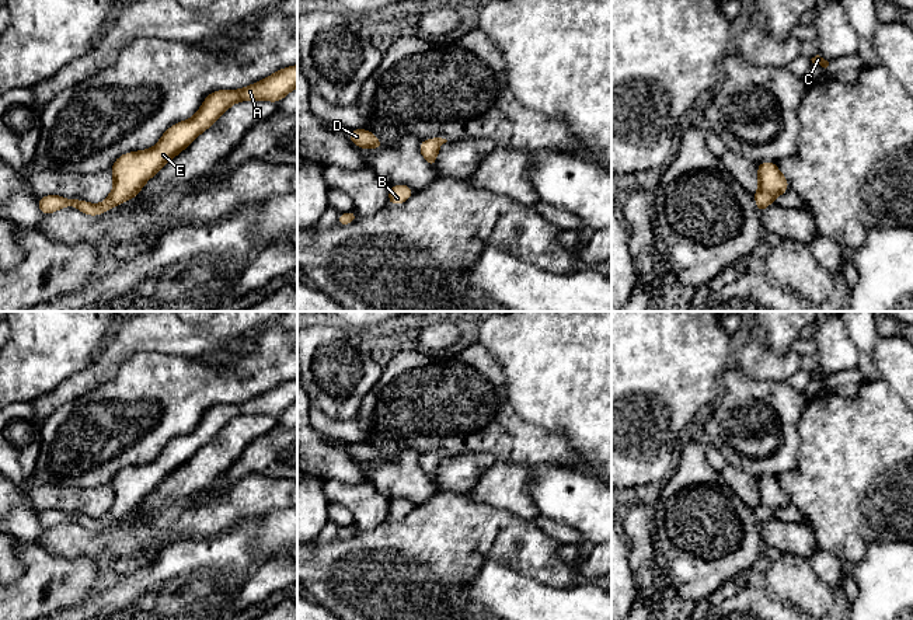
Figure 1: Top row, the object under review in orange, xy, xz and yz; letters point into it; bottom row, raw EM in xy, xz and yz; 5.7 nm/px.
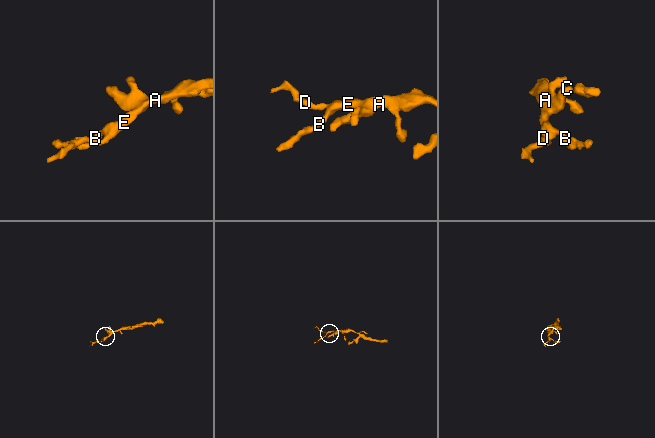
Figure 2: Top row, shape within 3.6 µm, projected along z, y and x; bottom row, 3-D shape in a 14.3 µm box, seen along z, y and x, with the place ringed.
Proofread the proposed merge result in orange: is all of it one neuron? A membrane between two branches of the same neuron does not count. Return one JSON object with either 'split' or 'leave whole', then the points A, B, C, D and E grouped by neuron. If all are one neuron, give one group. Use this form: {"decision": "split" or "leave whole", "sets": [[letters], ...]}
{"decision": "leave whole", "sets": [["A", "B", "C", "D", "E"]]}

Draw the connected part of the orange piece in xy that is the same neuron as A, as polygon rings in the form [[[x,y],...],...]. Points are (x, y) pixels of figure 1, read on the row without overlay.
[[[297,379],[280,383],[269,391],[240,404],[213,405],[191,433],[170,440],[154,461],[125,467],[114,476],[111,480],[114,502],[104,516],[93,519],[83,513],[46,509],[38,512],[39,525],[45,530],[66,520],[74,520],[88,530],[102,529],[118,518],[135,512],[153,490],[210,442],[233,418],[255,414],[278,418],[296,401]]]

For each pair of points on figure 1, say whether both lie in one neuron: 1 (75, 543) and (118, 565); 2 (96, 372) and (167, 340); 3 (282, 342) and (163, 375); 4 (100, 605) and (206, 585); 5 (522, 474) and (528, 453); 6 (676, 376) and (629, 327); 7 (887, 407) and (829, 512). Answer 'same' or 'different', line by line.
1: different
2: same
3: same
4: same
5: different
6: same
7: same

